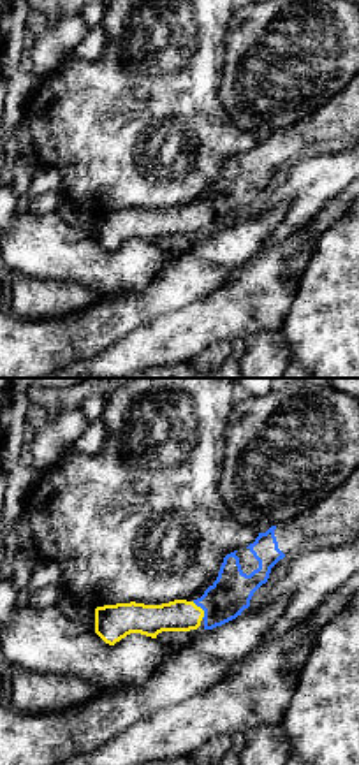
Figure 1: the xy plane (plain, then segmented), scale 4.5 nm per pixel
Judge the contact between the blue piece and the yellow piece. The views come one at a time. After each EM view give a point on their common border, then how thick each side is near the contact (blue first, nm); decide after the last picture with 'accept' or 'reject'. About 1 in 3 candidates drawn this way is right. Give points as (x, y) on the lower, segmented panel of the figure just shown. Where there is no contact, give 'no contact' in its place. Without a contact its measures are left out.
(201, 607) | 190/140 nm

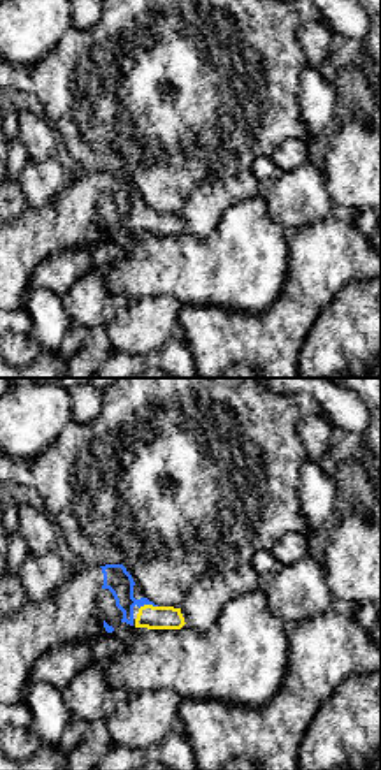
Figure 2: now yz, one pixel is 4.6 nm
(148, 603) | 120/110 nm

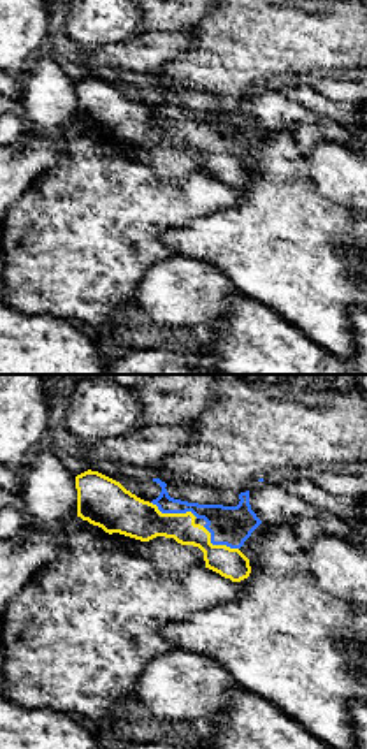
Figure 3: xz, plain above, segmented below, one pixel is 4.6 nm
(174, 512) | 180/200 nm

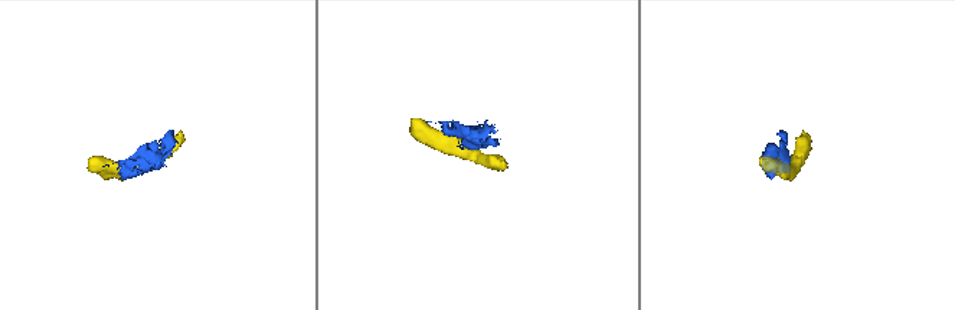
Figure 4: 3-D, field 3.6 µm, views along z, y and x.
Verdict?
accept

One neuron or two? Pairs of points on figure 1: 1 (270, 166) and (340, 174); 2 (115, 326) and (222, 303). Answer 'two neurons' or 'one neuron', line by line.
1: two neurons
2: two neurons

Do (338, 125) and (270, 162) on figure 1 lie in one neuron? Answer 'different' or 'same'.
same

